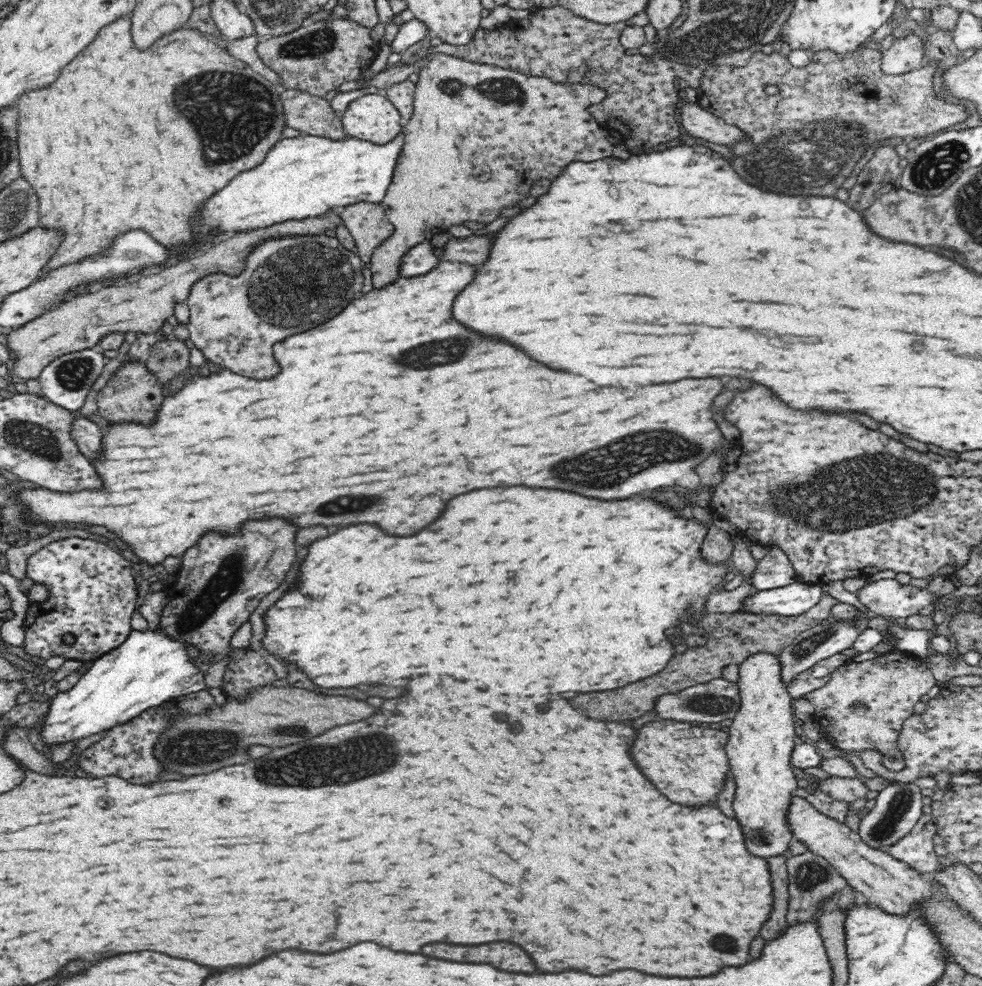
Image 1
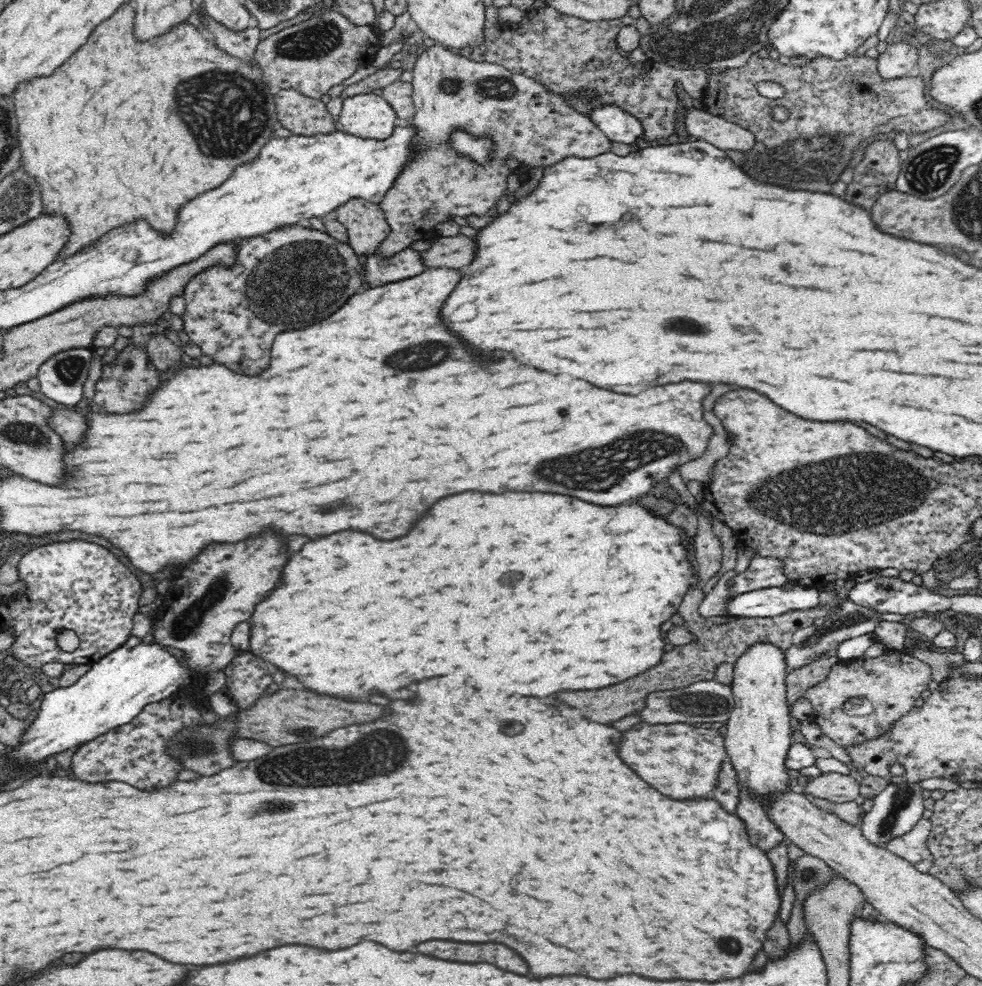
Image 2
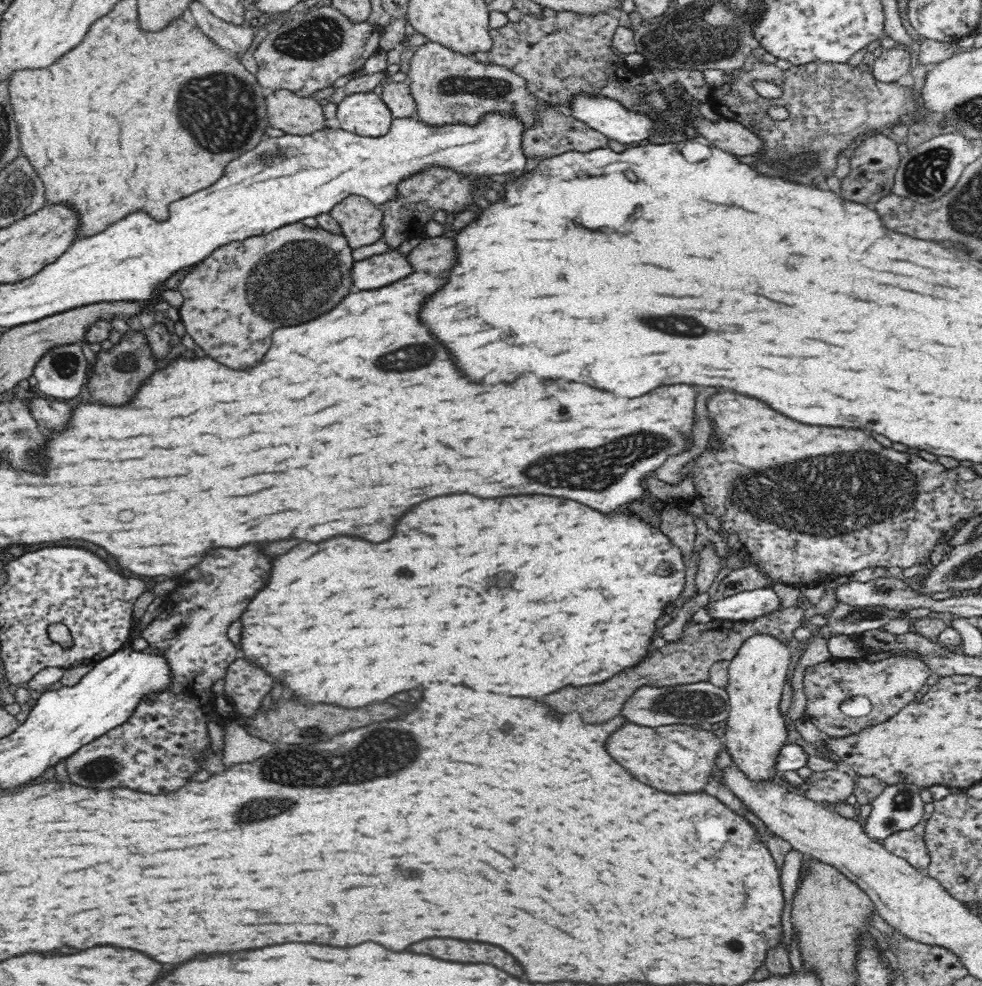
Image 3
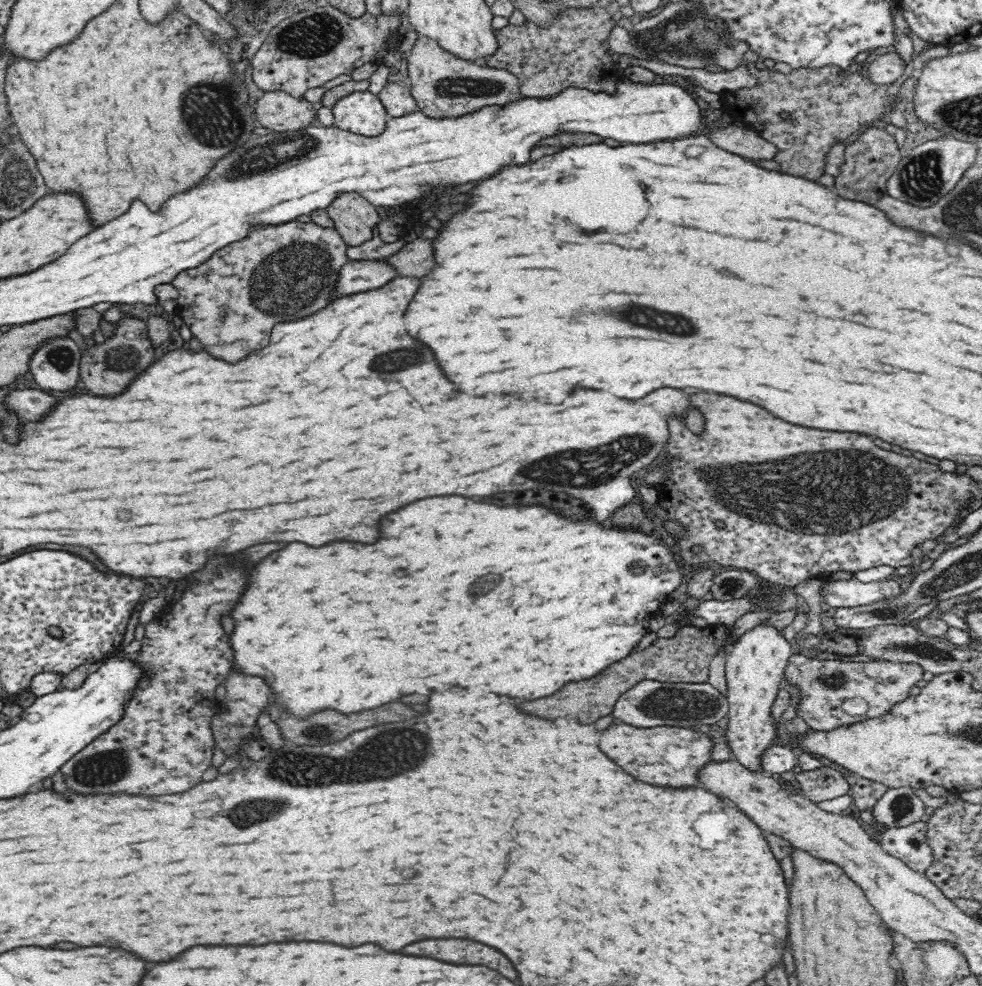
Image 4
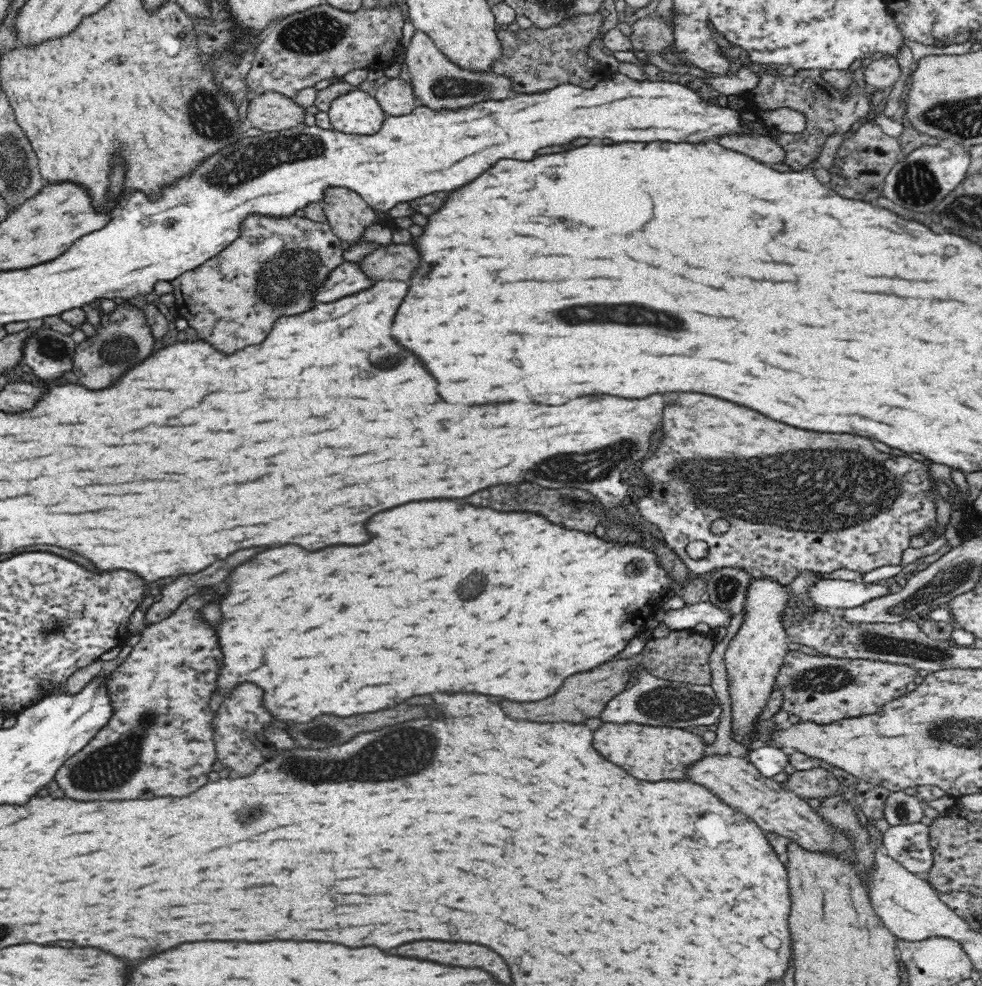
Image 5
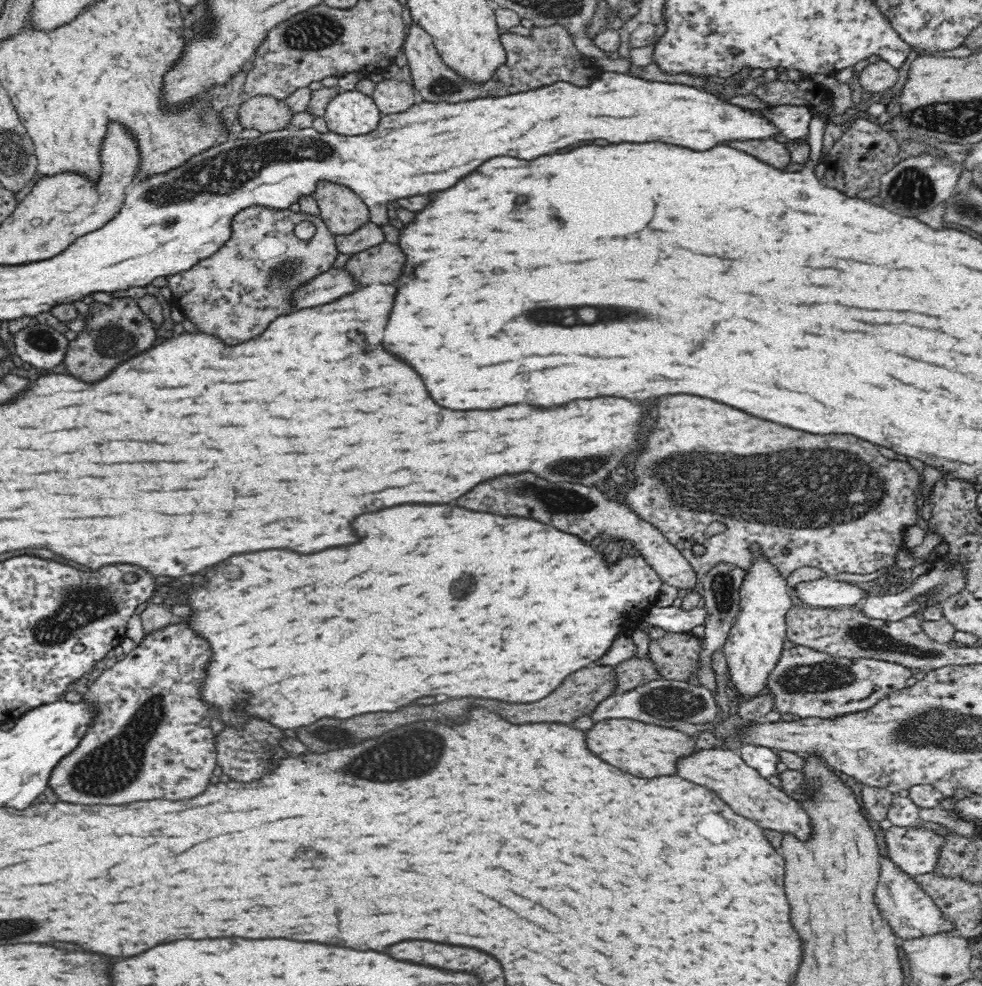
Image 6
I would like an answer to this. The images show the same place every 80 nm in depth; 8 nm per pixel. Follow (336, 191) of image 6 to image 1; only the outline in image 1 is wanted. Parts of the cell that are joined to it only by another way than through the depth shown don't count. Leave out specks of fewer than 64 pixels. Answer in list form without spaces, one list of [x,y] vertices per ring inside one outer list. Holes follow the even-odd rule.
[[[356,202],[338,209],[338,215],[354,239],[357,256],[368,265],[375,248],[393,232],[384,207],[381,203]]]

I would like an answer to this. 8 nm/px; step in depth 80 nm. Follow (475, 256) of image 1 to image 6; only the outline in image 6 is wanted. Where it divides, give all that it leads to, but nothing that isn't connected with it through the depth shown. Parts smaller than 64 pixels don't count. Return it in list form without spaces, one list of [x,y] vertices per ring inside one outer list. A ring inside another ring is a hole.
[[[384,242],[350,255],[342,269],[346,269],[360,286],[368,286],[374,282],[394,282],[400,276],[402,266],[404,254],[400,248],[396,244]]]

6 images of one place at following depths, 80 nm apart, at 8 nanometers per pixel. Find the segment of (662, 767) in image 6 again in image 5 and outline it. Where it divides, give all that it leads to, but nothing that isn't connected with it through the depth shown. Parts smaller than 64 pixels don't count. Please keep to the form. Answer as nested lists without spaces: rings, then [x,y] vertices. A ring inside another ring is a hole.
[[[602,724],[594,732],[594,748],[612,764],[624,768],[638,780],[684,780],[684,770],[704,756],[704,742],[697,731],[687,732],[681,728],[630,724]]]

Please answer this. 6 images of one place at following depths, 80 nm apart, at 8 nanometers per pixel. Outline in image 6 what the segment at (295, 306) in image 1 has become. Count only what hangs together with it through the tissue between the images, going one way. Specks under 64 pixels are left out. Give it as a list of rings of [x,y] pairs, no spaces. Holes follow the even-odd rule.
[[[261,204],[248,206],[240,210],[230,220],[230,238],[209,258],[198,260],[190,270],[166,276],[171,288],[172,299],[177,301],[184,316],[196,324],[200,332],[214,334],[226,344],[234,346],[248,338],[254,338],[266,330],[266,326],[282,314],[290,314],[290,294],[304,282],[331,269],[339,252],[334,244],[334,235],[324,225],[320,216],[307,215],[305,212],[294,212],[289,208],[268,208]],[[309,219],[316,224],[316,233],[310,240],[300,240],[294,235],[294,226],[302,220]]]

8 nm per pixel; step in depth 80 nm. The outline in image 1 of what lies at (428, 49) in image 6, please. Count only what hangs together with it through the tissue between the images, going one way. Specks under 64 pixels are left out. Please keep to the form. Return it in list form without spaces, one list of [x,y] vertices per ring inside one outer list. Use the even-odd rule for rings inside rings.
[[[429,52],[421,61],[419,66],[418,81],[415,83],[413,96],[413,114],[408,119],[408,124],[404,126],[403,150],[399,156],[397,167],[392,179],[392,184],[387,188],[385,197],[381,205],[387,213],[388,220],[392,223],[393,232],[379,247],[375,248],[368,265],[371,265],[373,288],[384,288],[386,284],[392,284],[400,276],[400,260],[402,256],[413,246],[417,246],[423,241],[432,240],[432,236],[440,234],[448,226],[462,224],[462,222],[492,222],[498,218],[500,208],[512,206],[514,202],[526,198],[528,188],[531,187],[534,179],[556,178],[572,160],[588,162],[600,160],[606,156],[613,156],[614,141],[608,133],[590,113],[588,106],[600,103],[605,99],[604,90],[589,84],[560,84],[554,83],[546,77],[528,76],[521,72],[516,72],[507,68],[502,68],[494,64],[480,64],[468,60],[462,60],[456,56],[450,56],[443,52]]]

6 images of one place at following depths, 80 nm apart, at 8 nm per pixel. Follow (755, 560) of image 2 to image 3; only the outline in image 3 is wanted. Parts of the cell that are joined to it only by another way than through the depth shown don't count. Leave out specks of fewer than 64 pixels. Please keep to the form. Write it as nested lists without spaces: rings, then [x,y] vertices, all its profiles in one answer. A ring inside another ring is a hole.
[[[739,566],[720,580],[717,594],[719,598],[726,598],[744,591],[758,590],[774,583],[758,569],[758,566]]]

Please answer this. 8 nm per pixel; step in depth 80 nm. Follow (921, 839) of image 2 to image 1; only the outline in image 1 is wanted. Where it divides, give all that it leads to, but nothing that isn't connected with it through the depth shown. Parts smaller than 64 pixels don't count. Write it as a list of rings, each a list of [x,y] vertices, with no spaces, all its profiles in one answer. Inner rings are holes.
[[[923,814],[904,838],[888,846],[887,852],[922,874],[936,871],[937,856],[932,845],[934,834],[936,823],[932,820],[932,815]]]

